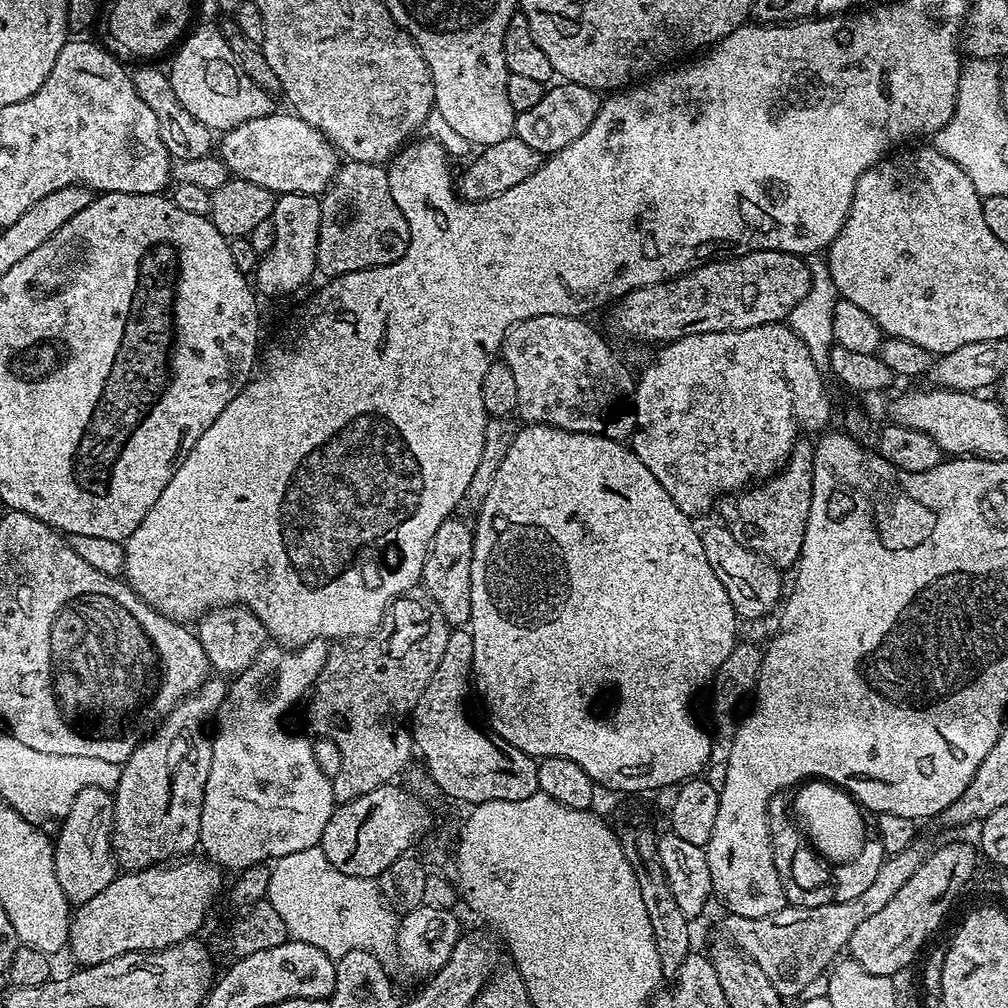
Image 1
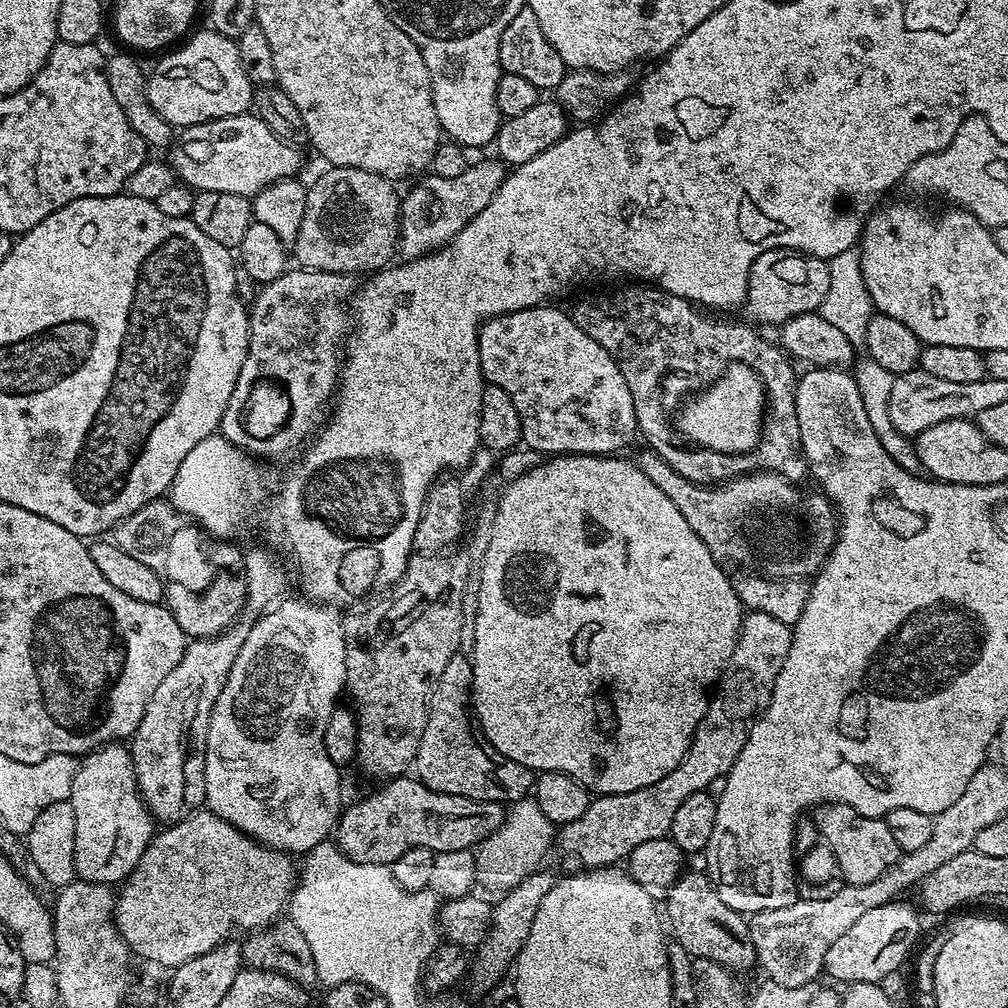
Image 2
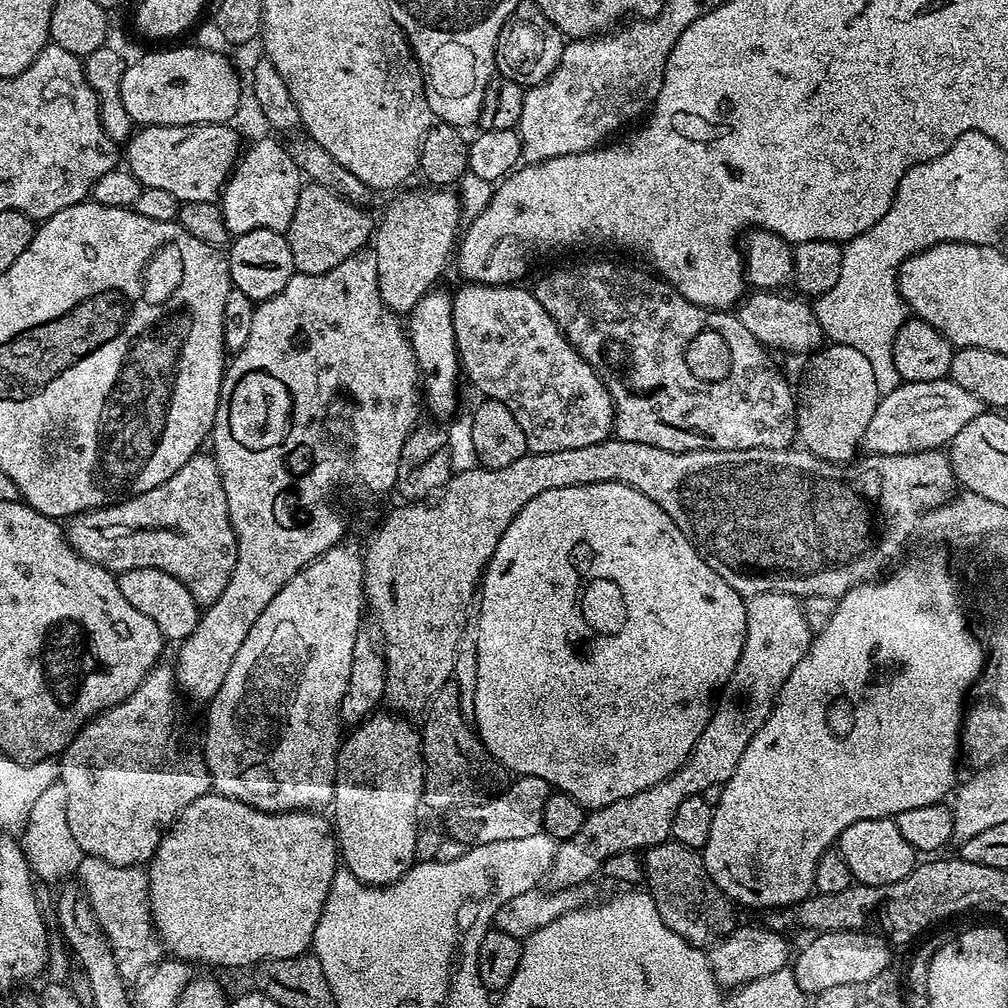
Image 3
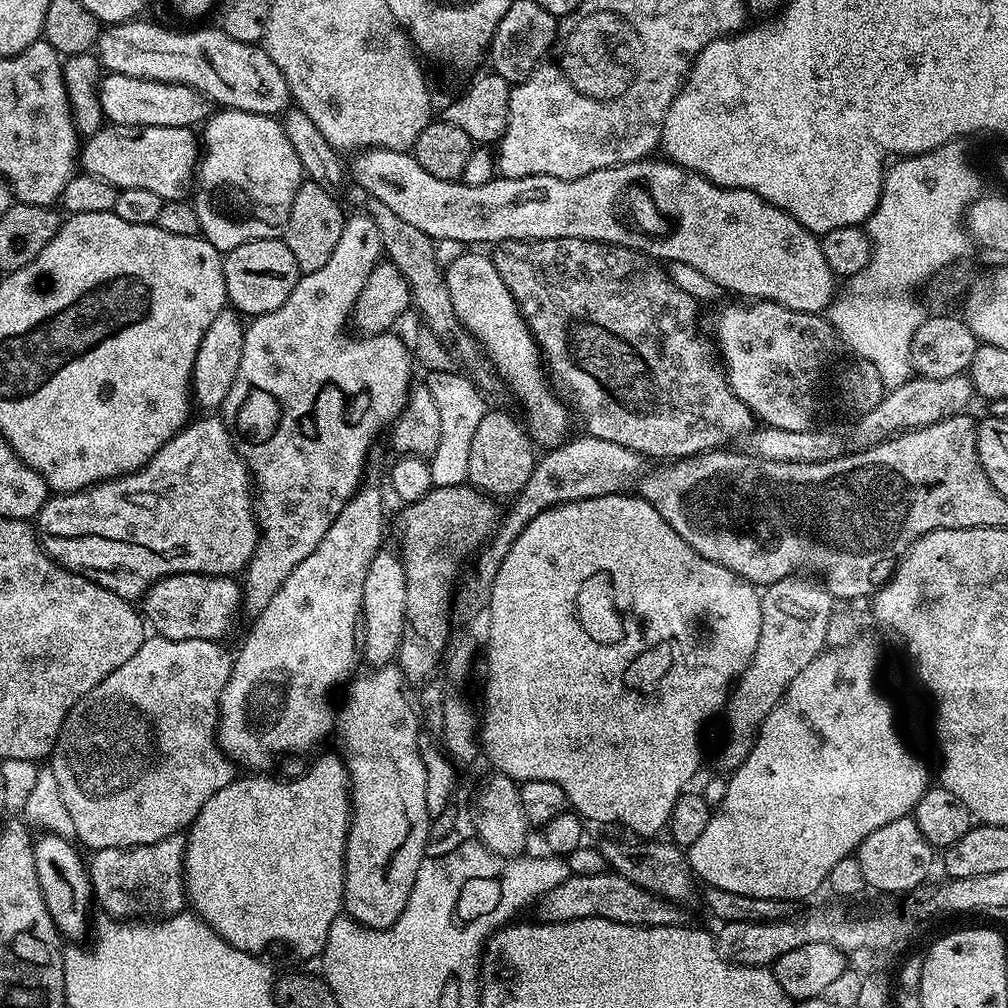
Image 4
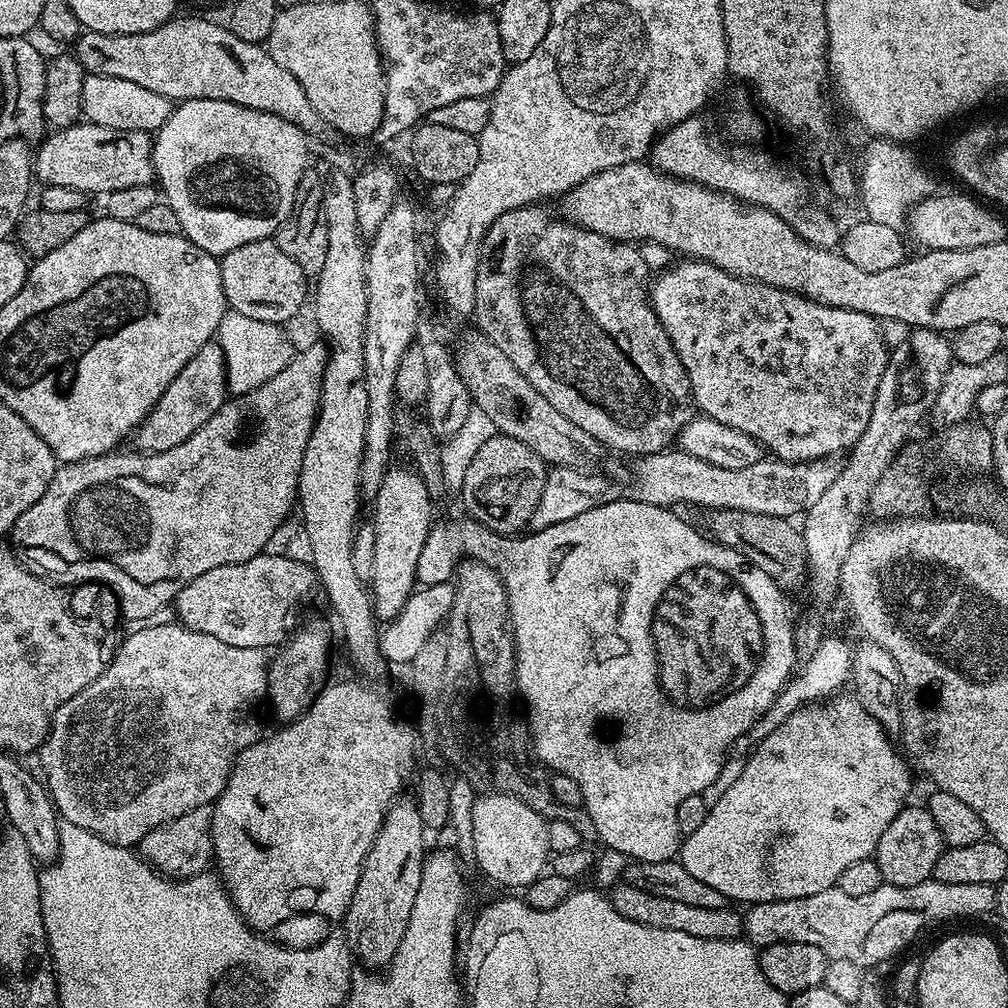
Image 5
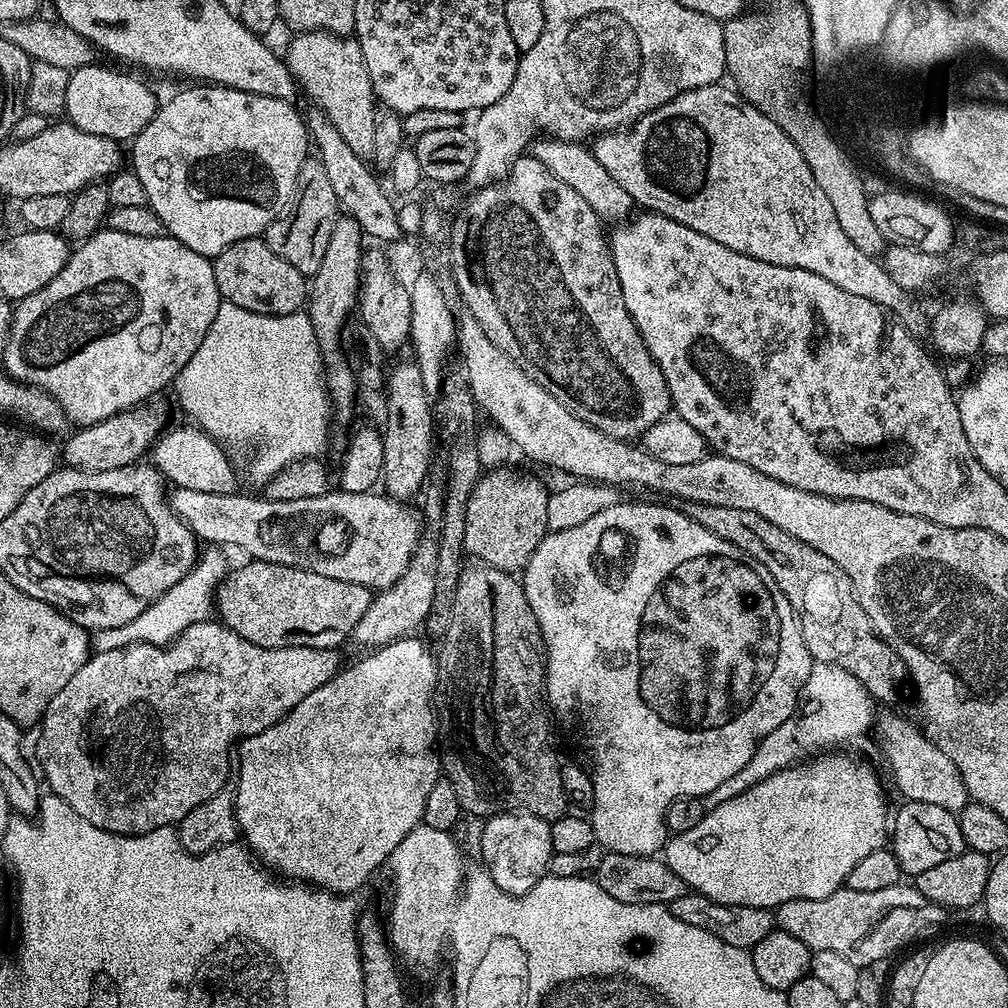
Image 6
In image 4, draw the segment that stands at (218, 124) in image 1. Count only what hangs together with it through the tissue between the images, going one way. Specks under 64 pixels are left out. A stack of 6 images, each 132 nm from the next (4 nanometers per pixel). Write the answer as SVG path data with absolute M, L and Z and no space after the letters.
M108 74L100 81L100 105L108 124L174 126L195 129L210 115L210 102L198 90L181 84Z

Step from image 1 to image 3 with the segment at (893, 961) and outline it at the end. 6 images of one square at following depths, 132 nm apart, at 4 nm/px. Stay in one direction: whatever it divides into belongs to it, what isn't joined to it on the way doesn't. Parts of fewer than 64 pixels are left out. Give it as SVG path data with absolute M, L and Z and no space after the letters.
M872 930L822 932L813 935L811 939L797 956L795 953L790 964L794 978L805 994L815 994L833 986L866 985L870 978L882 974L882 970L886 970L893 963L893 949L889 941Z

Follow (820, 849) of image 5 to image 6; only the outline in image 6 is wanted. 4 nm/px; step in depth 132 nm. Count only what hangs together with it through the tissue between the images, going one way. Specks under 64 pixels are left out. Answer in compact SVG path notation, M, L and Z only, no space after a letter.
M821 754L809 759L807 763L801 762L792 765L791 768L784 768L780 772L770 774L770 778L750 786L750 790L730 798L730 802L722 802L722 806L707 809L702 822L698 822L698 826L694 826L685 832L669 835L662 849L664 863L670 866L670 870L674 870L674 874L678 874L678 878L682 878L684 885L691 891L700 892L706 898L710 898L719 904L758 906L759 908L775 910L781 904L791 900L830 898L830 894L834 894L839 888L847 885L850 870L854 870L854 866L858 866L858 862L862 862L862 858L866 858L866 854L885 847L890 836L890 808L888 812L888 804L884 801L884 788L880 785L875 770L864 760L855 760L852 756L836 755L840 754Z

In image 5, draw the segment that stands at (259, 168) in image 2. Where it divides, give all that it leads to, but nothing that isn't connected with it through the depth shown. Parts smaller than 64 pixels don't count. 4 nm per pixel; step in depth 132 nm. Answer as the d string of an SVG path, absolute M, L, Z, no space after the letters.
M81 122L53 131L39 141L40 149L34 152L34 176L41 185L70 186L70 190L85 194L152 184L156 175L152 141L153 137L142 130L110 130L110 126Z

